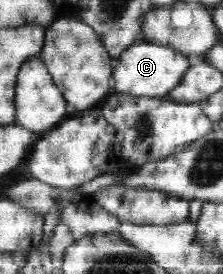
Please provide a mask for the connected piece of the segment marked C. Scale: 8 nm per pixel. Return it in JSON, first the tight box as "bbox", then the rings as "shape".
{"bbox":[113,42,189,97],"shape":[[[133,42],[116,59],[113,67],[114,93],[131,93],[132,95],[156,97],[172,91],[189,70],[187,56],[172,49],[171,46],[158,45],[156,42]]]}

